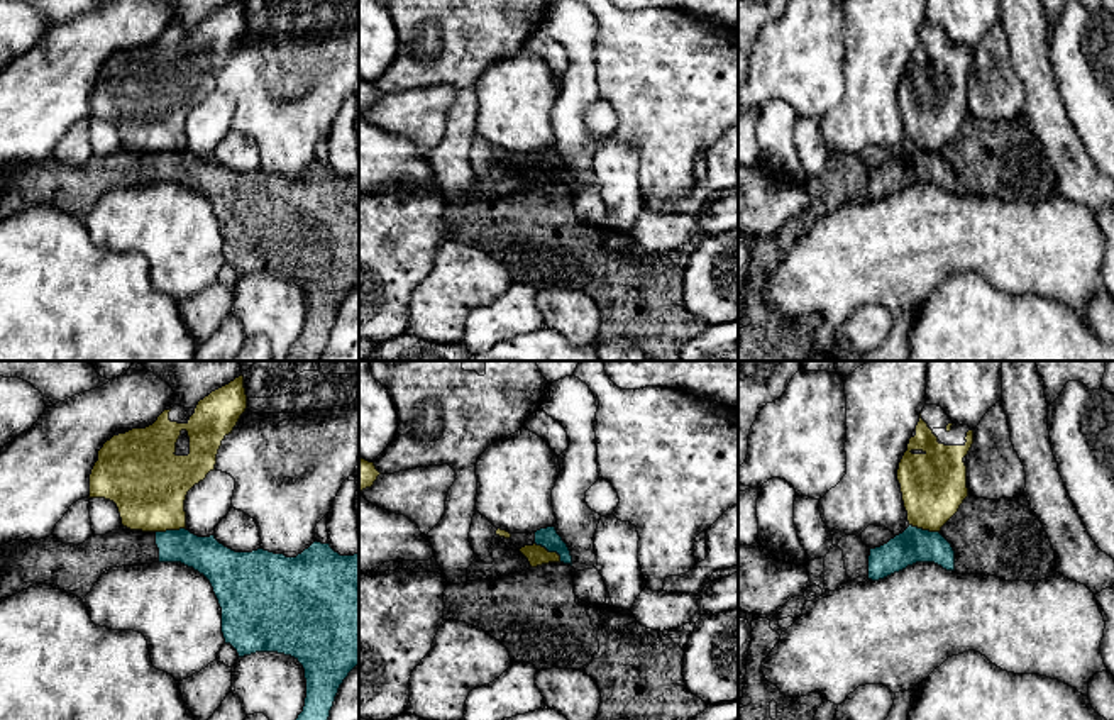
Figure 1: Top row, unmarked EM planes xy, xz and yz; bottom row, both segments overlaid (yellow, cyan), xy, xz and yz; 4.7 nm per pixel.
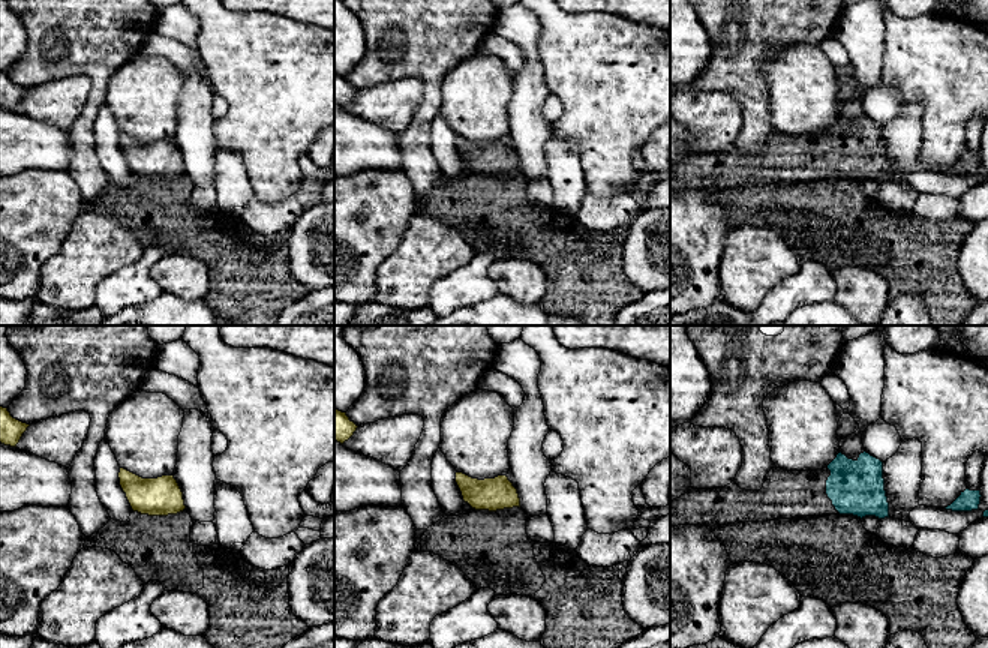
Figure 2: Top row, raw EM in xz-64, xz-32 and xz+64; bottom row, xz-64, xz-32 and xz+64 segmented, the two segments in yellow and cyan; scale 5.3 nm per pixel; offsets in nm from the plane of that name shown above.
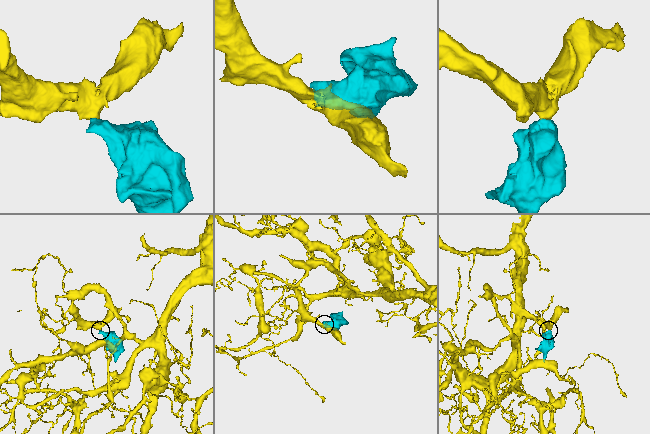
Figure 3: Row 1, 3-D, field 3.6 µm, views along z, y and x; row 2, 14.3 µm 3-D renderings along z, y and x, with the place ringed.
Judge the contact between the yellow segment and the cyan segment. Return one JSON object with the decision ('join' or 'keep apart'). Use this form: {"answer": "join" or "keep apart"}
{"answer": "keep apart"}

